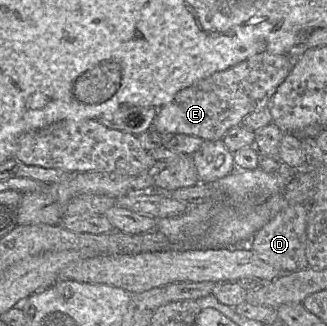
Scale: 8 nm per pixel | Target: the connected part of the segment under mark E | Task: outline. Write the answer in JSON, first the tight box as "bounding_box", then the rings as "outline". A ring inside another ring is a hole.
{"bounding_box":[151,53,296,141],"outline":[[[262,53],[226,70],[216,72],[192,86],[179,91],[172,101],[159,108],[151,129],[159,134],[191,135],[199,137],[203,141],[220,140],[228,130],[240,125],[244,117],[248,114],[261,111],[267,107],[271,97],[291,72],[295,59],[296,55],[292,54],[274,55]]]}

